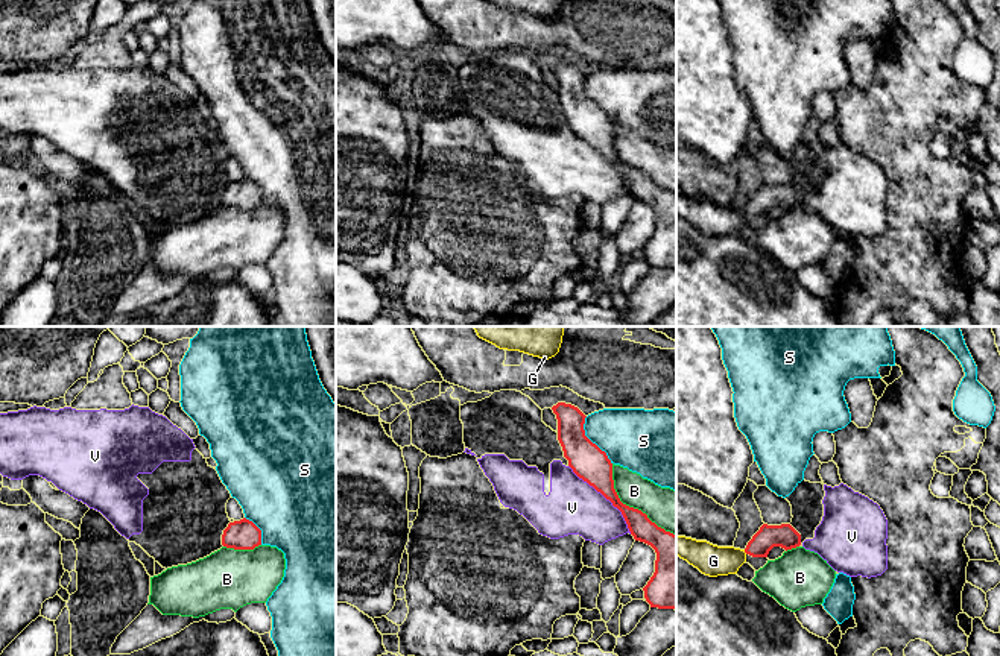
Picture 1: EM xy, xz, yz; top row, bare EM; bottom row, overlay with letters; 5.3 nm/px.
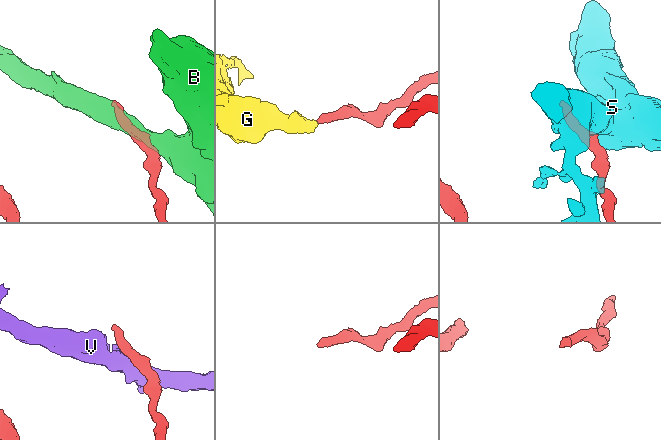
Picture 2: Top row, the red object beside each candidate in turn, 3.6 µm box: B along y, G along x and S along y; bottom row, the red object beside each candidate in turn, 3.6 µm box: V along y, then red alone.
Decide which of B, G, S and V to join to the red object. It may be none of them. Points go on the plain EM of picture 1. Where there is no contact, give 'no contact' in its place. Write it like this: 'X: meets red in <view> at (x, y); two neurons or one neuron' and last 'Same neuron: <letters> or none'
B: meets red in xz at (628, 166); two neurons
G: meets red in yz at (745, 211); one neuron
S: meets red in xz at (590, 100); two neurons
V: meets red in xz at (605, 157); two neurons
Same neuron: G

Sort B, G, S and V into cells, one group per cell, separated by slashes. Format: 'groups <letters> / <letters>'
groups B / G / S / V

